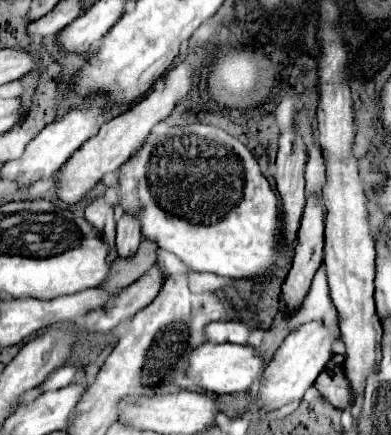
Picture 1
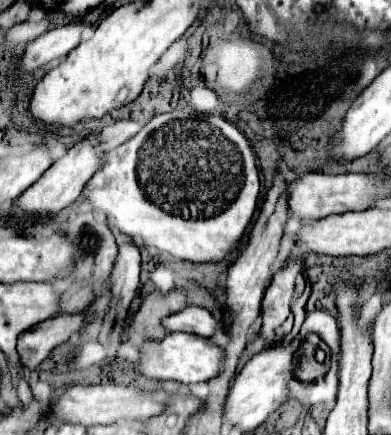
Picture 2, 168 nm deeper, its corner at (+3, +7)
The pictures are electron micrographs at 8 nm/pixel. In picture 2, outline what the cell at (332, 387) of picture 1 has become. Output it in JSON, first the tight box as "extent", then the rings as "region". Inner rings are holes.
{"extent":[297,335,331,383],"region":[[[309,335],[301,345],[301,369],[297,369],[297,379],[305,381],[305,383],[323,379],[325,373],[329,371],[329,359],[331,359],[331,353],[329,353],[329,347],[325,345],[325,341],[317,335]],[[315,349],[325,351],[325,355],[327,355],[325,363],[319,363],[315,359]]]}

